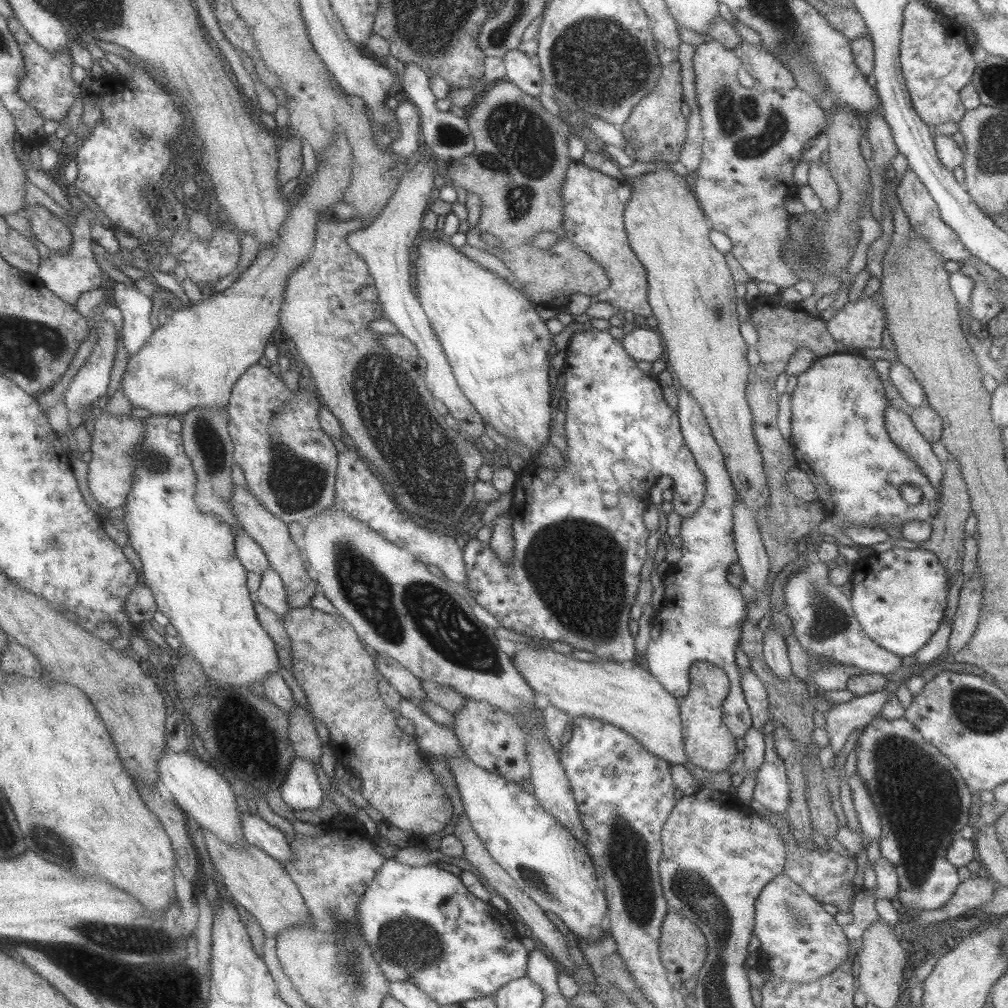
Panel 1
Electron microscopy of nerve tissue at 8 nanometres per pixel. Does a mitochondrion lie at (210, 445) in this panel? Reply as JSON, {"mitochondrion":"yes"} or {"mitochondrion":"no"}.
{"mitochondrion":"yes"}

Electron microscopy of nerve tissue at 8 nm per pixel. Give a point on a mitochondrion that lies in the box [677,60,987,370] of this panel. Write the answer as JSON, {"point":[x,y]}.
{"point":[735,115]}

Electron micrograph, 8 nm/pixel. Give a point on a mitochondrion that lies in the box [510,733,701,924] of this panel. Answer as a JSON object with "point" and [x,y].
{"point":[535,877]}

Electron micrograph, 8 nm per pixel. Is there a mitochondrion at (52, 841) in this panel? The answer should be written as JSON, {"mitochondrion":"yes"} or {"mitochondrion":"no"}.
{"mitochondrion":"yes"}

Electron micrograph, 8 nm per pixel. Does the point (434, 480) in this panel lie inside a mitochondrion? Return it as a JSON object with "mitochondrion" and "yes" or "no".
{"mitochondrion":"yes"}

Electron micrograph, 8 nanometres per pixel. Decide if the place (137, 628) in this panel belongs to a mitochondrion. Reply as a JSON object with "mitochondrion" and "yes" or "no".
{"mitochondrion":"no"}

